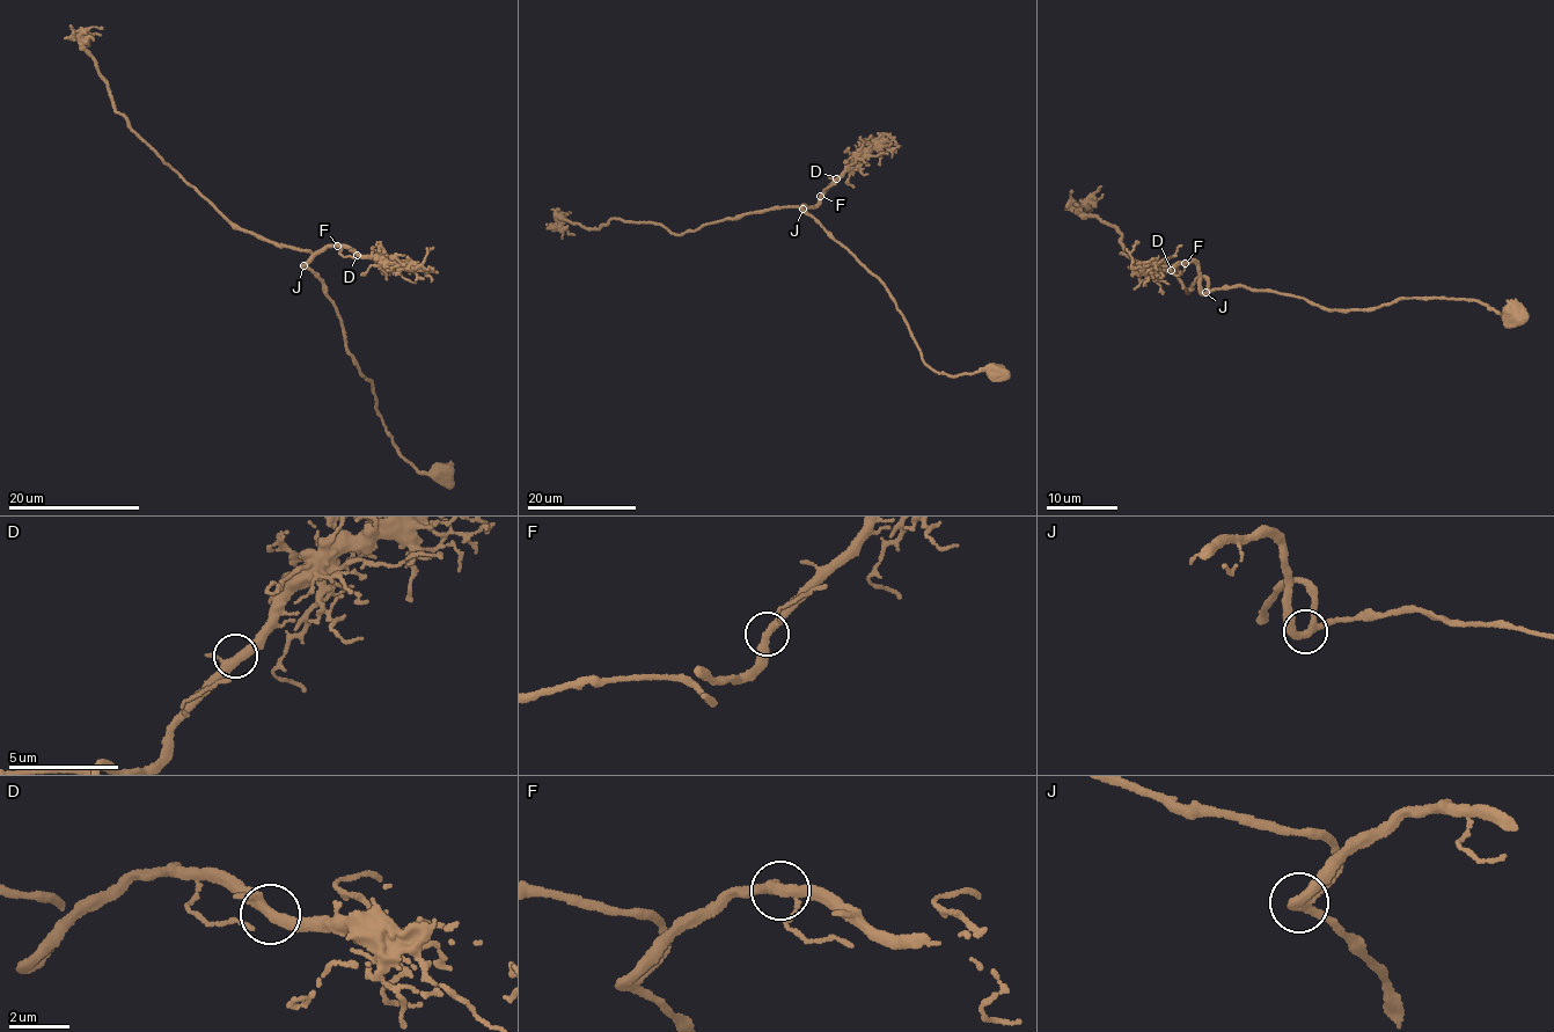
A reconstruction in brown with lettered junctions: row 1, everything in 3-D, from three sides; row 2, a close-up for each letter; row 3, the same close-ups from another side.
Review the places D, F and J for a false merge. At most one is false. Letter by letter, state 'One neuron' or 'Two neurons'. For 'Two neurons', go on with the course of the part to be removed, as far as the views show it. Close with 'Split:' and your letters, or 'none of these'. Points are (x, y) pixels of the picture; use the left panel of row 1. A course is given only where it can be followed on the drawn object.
D: One neuron
F: One neuron
J: One neuron
Split: none of these

